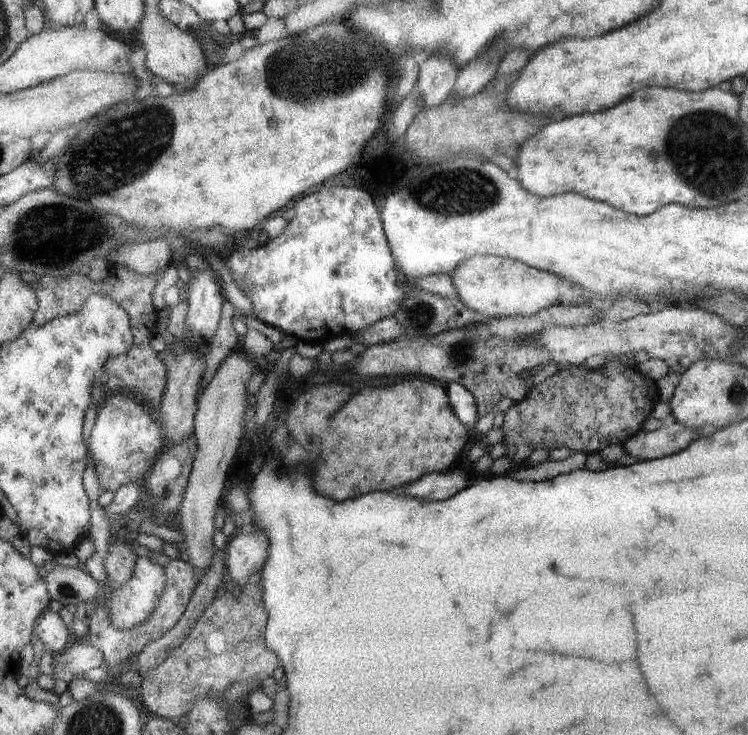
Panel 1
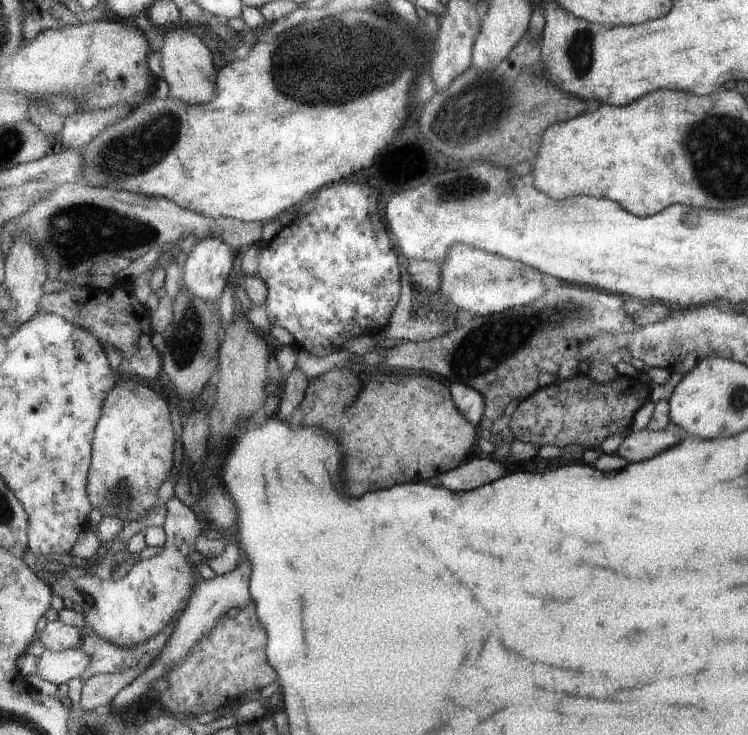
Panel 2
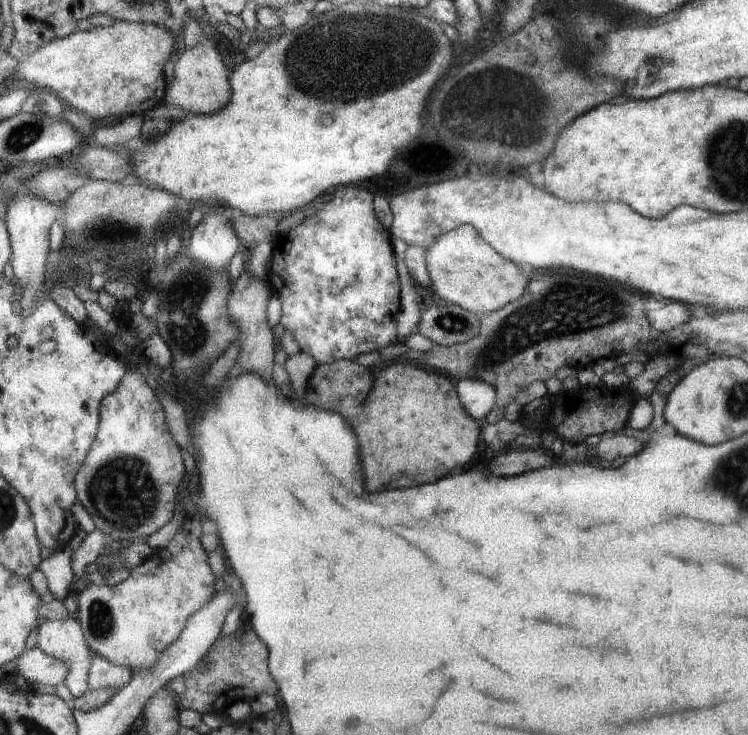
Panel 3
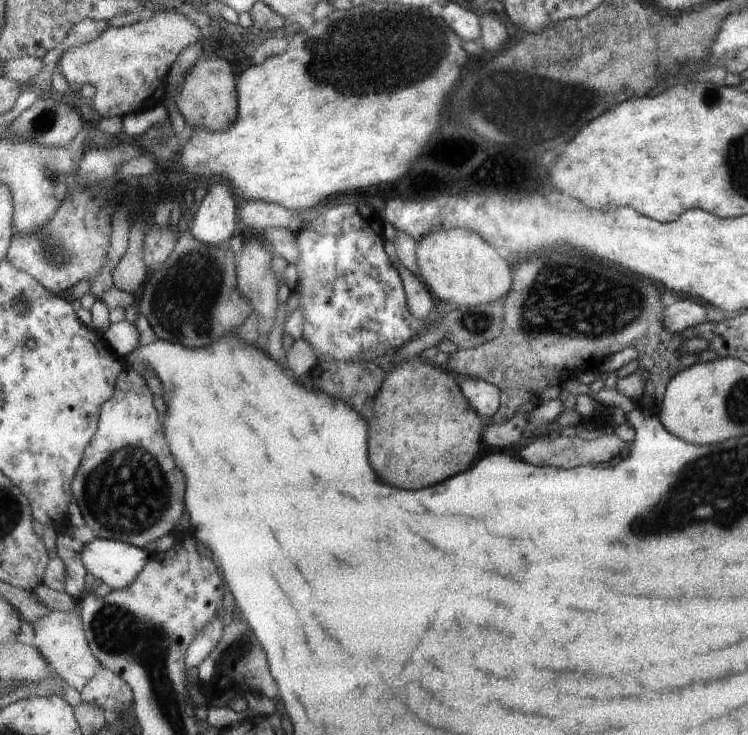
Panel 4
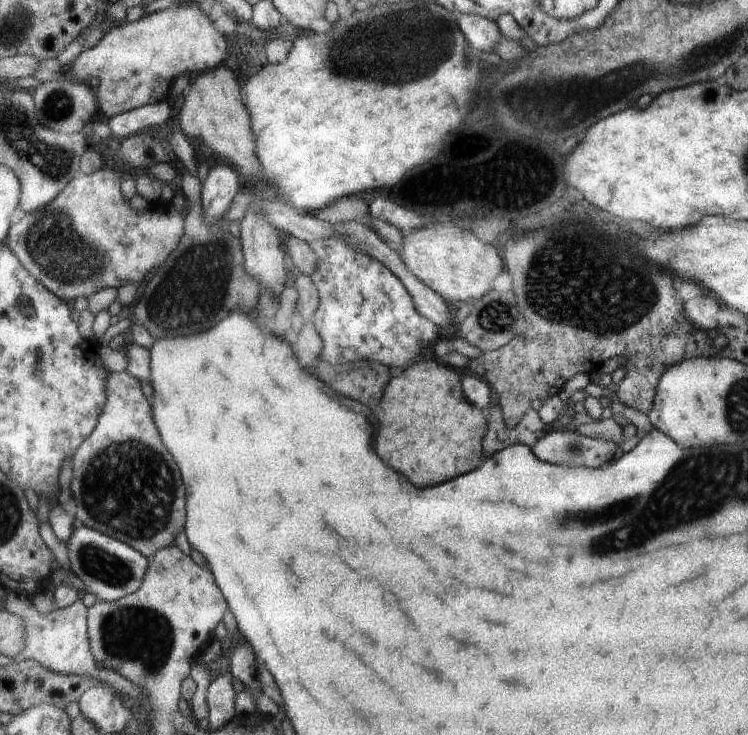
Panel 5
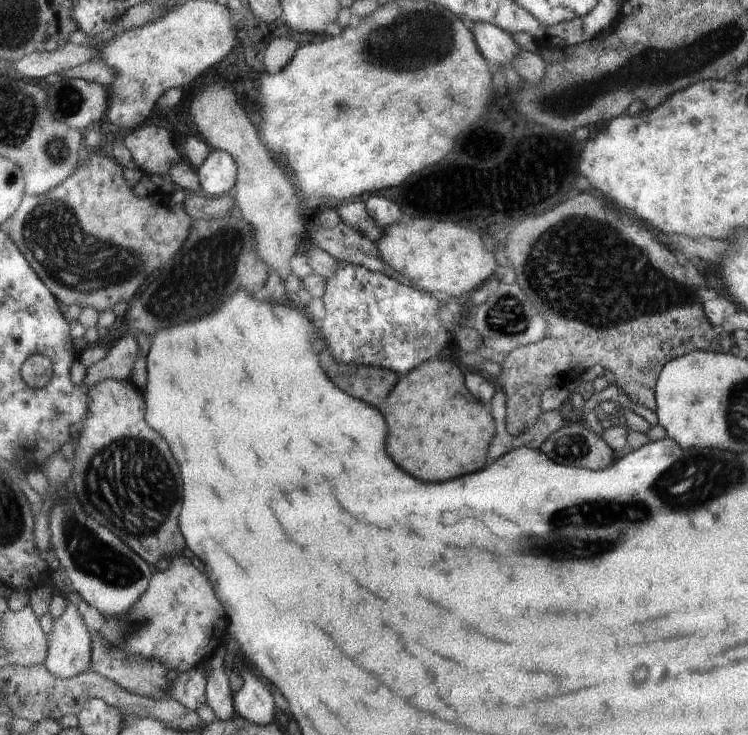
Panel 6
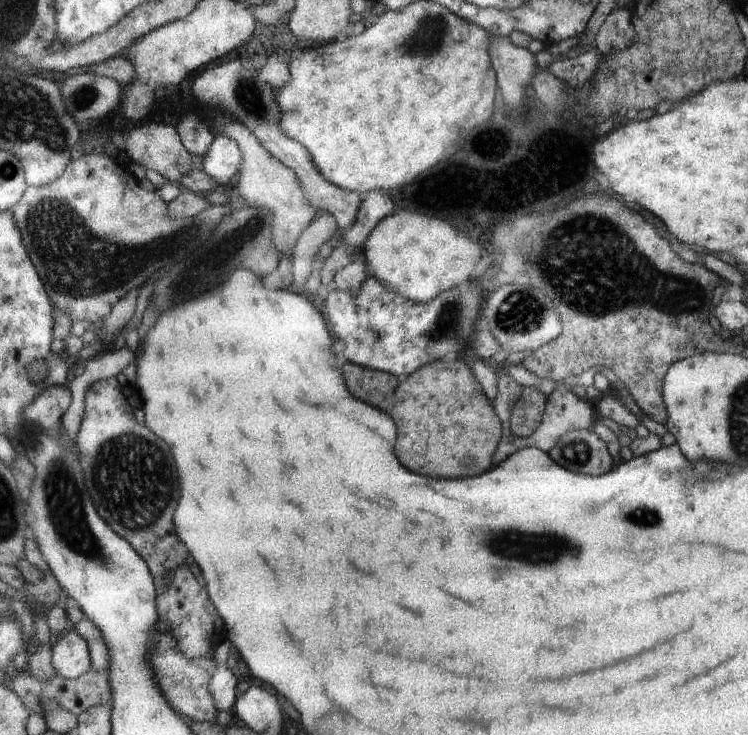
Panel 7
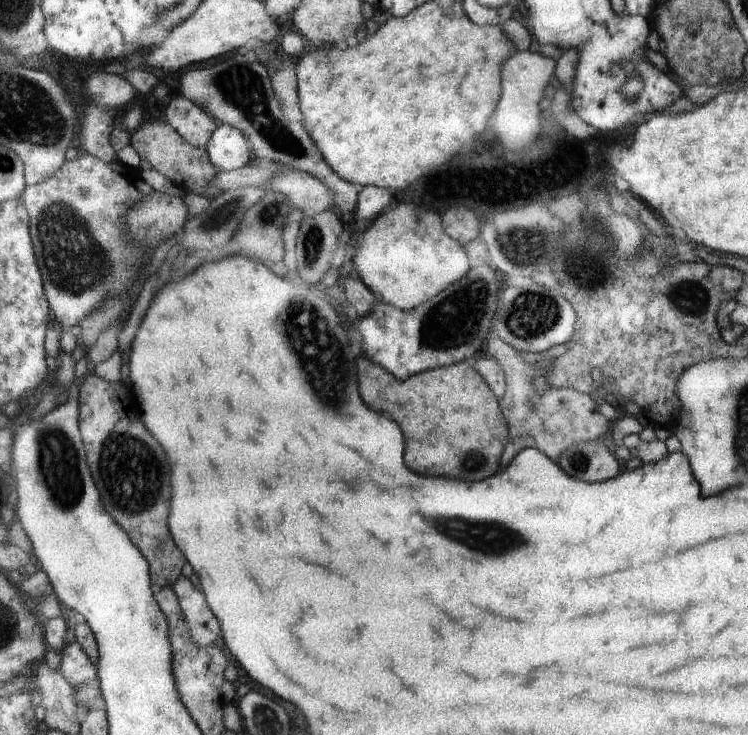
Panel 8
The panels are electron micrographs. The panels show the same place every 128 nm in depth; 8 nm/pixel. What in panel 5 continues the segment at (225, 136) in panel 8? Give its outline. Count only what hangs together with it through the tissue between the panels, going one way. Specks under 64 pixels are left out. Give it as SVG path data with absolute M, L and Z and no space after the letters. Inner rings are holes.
M215 165L210 168L202 182L201 202L206 219L224 224L224 214L228 214L231 202L239 193L239 174L229 165Z

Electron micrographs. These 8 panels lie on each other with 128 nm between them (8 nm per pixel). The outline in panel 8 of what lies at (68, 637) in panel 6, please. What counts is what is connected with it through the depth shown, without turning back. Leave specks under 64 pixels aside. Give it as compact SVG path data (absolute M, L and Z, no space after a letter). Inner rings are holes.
M77 641L67 644L61 652L61 671L73 688L98 678L96 664Z

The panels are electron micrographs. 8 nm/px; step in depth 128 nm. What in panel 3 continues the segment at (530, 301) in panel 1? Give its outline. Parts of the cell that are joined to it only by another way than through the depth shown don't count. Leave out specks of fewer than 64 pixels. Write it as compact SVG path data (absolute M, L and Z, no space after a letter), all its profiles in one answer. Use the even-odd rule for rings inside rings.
M461 226L453 230L453 234L444 234L439 241L435 241L431 248L426 248L426 259L431 275L433 290L438 296L453 305L459 305L478 315L492 314L496 310L519 300L525 290L529 280L523 276L517 264L501 256L500 252L493 250L473 226Z

